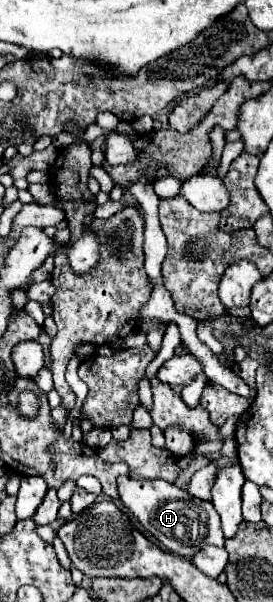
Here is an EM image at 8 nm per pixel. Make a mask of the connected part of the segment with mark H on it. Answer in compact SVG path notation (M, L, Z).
M119 477L117 485L119 485L121 501L131 509L131 513L139 519L145 531L149 531L157 541L161 541L161 545L167 551L191 559L205 543L223 547L225 537L221 535L219 515L211 501L201 501L167 481Z

